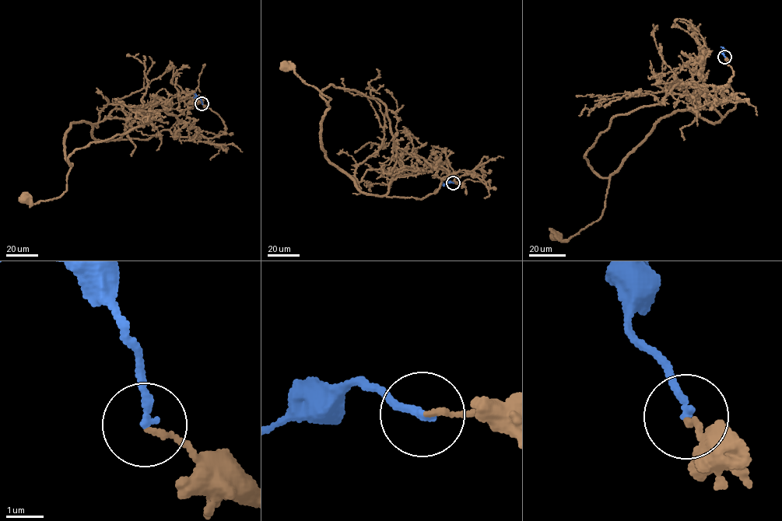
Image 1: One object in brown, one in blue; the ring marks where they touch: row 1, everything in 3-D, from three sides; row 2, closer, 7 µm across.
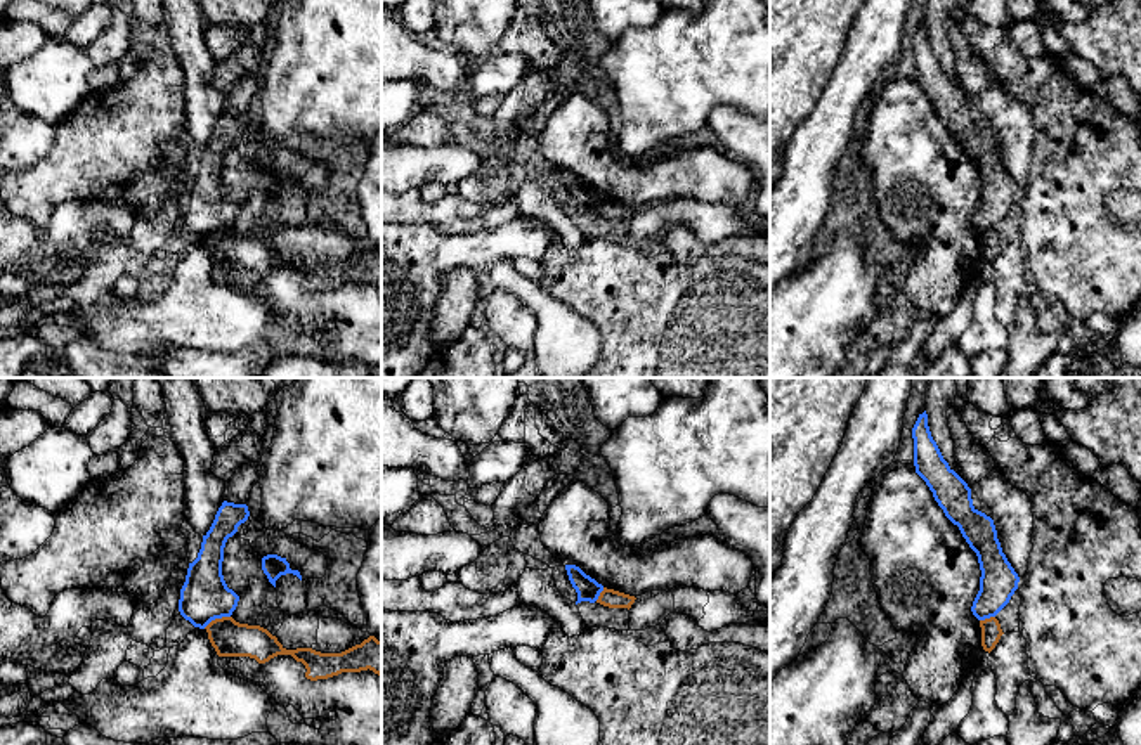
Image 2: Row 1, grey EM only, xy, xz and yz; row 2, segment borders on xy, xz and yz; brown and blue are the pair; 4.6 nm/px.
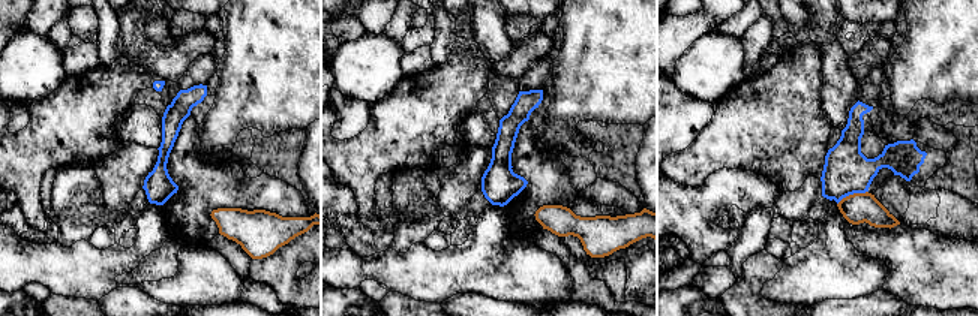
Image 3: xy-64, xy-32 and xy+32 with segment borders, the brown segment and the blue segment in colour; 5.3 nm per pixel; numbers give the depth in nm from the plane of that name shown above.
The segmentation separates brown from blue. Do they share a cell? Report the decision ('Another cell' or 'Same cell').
Another cell

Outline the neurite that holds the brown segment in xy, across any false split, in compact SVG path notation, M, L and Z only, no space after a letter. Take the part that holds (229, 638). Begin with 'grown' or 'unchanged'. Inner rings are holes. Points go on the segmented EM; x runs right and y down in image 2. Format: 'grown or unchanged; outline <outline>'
unchanged; outline M232 617L215 619L205 629L218 657L250 657L265 664L277 655L291 655L305 665L310 681L368 669L381 676L381 641L375 636L342 653L321 653L312 648L286 650L267 629L239 624Z

